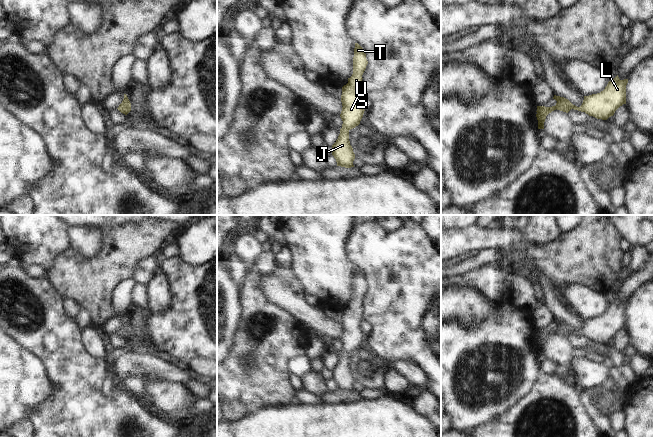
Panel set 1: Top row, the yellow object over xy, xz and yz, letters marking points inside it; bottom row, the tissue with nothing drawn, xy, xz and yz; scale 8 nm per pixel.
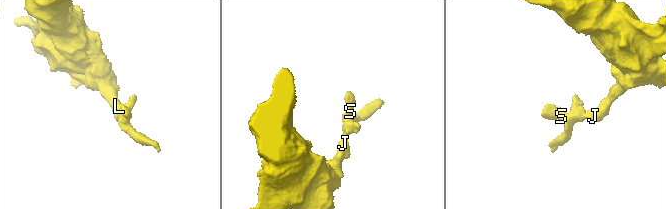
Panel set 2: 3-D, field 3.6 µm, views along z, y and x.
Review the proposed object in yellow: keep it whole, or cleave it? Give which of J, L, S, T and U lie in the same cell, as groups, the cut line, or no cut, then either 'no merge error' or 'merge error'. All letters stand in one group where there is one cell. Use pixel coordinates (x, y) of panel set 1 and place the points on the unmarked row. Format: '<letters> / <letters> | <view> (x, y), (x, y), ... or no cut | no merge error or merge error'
J L S T U | no cut | no merge error

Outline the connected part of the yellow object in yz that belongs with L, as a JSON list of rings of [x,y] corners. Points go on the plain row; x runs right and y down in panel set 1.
[[[617,299],[613,304],[608,306],[605,313],[600,317],[584,320],[580,331],[573,329],[564,321],[554,319],[553,323],[557,325],[555,330],[537,330],[536,341],[538,344],[538,353],[544,353],[546,340],[556,333],[566,337],[574,333],[585,336],[597,343],[607,344],[614,339],[620,330],[626,328],[627,307],[628,303],[620,304]]]

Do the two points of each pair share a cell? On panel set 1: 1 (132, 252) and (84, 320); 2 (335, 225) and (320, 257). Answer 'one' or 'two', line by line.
1: two
2: one

